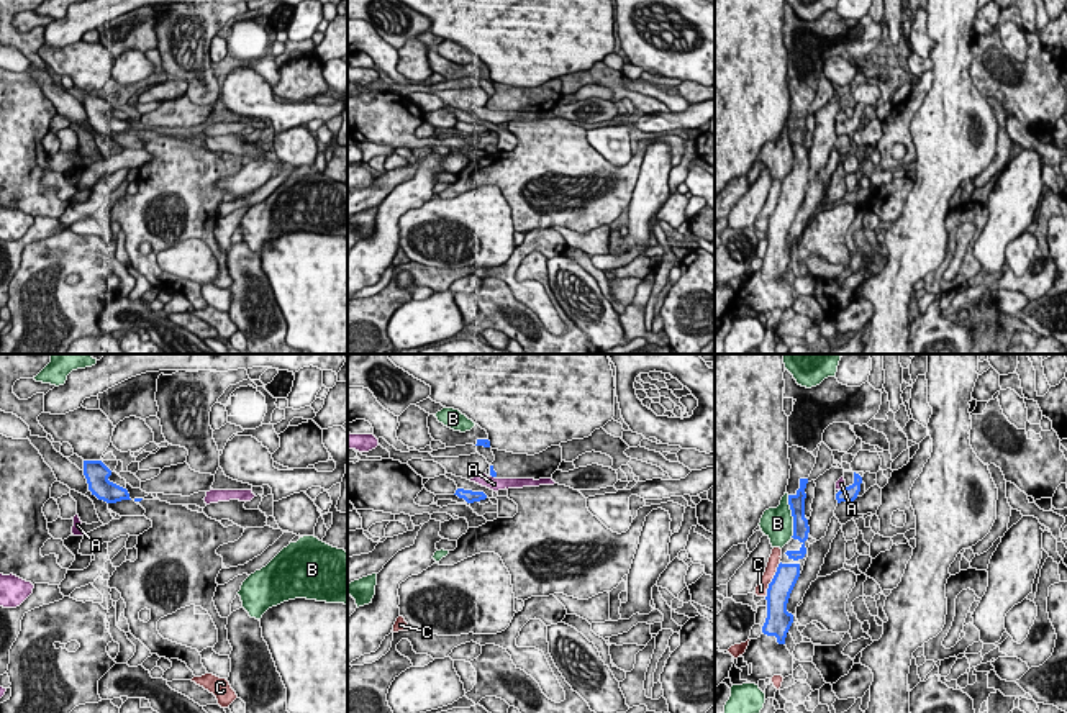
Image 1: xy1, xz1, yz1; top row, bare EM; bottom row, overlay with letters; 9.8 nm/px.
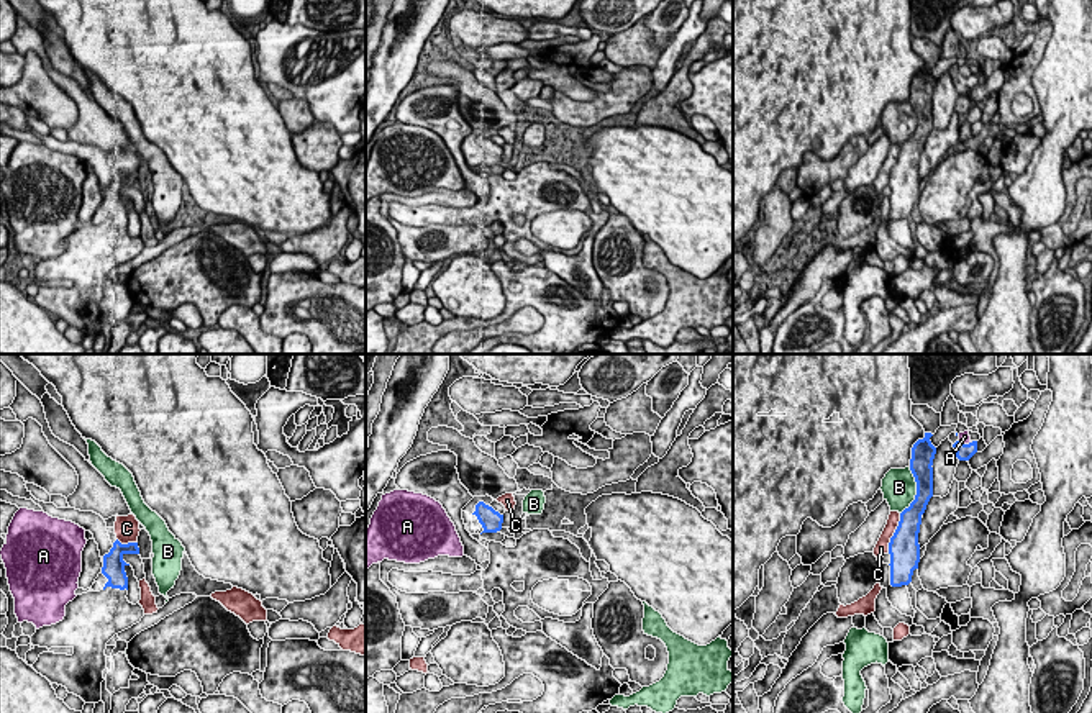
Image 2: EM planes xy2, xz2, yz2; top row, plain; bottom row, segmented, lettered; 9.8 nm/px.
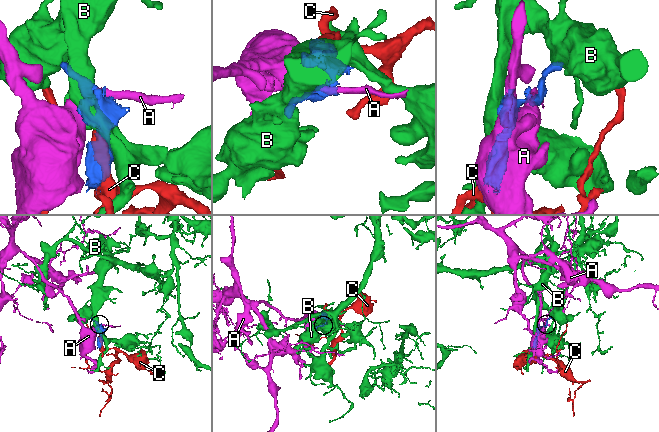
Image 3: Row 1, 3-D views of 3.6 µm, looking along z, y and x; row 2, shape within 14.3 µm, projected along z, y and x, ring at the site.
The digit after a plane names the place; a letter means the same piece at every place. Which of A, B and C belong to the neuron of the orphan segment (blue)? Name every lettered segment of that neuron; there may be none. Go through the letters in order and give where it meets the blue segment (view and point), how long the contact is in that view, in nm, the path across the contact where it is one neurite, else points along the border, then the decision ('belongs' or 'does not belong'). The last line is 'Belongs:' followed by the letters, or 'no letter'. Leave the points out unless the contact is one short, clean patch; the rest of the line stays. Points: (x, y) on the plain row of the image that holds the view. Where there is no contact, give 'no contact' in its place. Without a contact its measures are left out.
A: meets blue in yz2 at (966, 77); contact 140 nm long; border along yz2 (960, 72), (964, 76), (973, 74); does not belong
B: meets blue in yz2 at (917, 123); contact 480 nm long; does not belong
C: meets blue in yz2 at (894, 166); contact 400 nm long; does not belong
Belongs: no letter

